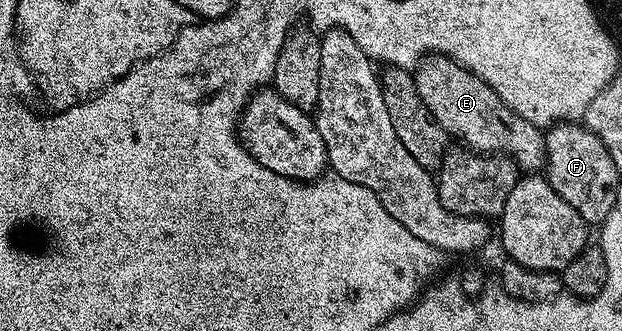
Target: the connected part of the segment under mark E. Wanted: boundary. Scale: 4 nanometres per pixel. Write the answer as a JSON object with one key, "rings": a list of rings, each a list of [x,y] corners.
{"rings":[[[430,55],[417,65],[413,81],[419,90],[419,98],[423,98],[423,106],[431,110],[435,122],[439,122],[446,136],[455,140],[459,139],[456,141],[459,141],[466,149],[477,154],[507,156],[525,174],[533,174],[546,167],[545,132],[536,128],[531,122],[527,122],[527,118],[519,118],[519,114],[515,114],[515,110],[511,110],[507,102],[499,98],[499,94],[495,94],[490,84],[480,80],[473,72],[467,71],[457,61],[449,60],[446,56]]]}

